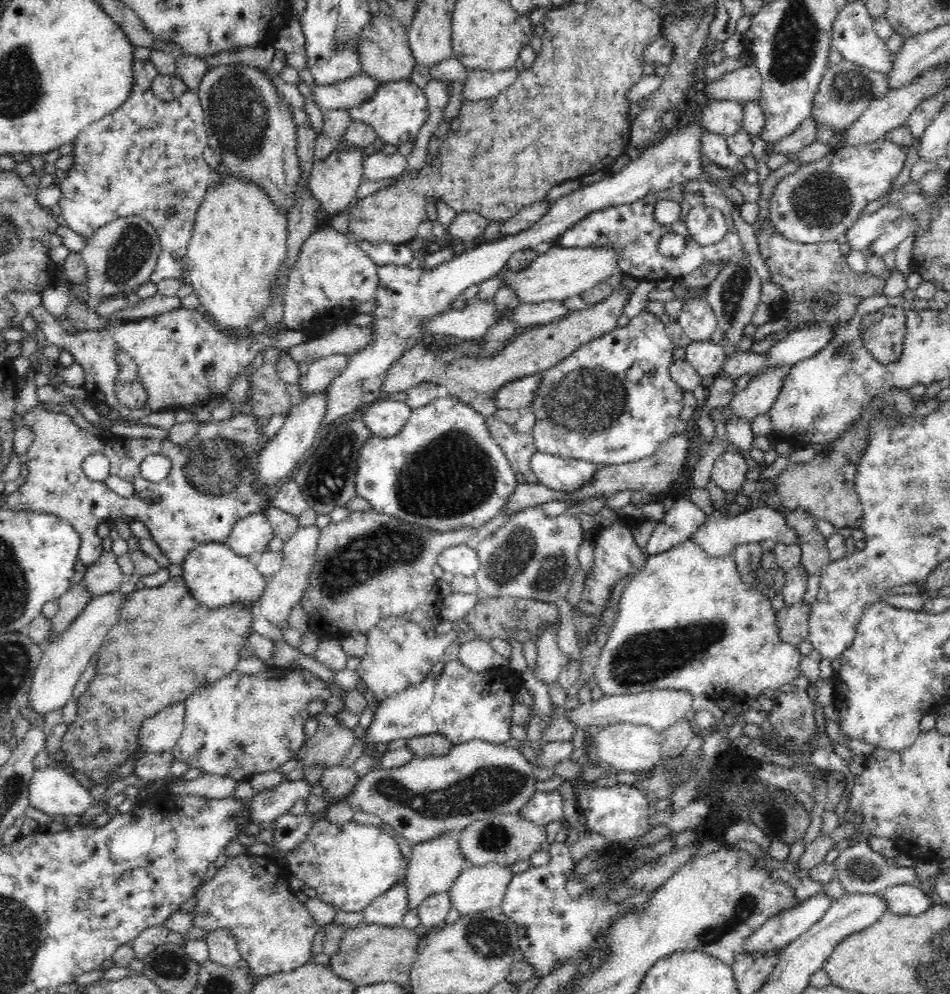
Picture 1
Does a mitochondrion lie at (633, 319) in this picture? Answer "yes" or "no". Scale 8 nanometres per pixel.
no

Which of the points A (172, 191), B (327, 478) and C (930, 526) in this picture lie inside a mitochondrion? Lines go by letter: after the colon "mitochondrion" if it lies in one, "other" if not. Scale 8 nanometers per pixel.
A: mitochondrion
B: mitochondrion
C: mitochondrion

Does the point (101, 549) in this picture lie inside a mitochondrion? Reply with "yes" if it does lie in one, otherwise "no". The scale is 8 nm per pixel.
no

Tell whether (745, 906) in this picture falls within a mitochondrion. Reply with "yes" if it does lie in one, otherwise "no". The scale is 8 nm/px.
yes

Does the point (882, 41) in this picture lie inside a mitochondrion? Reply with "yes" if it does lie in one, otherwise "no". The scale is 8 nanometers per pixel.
no

